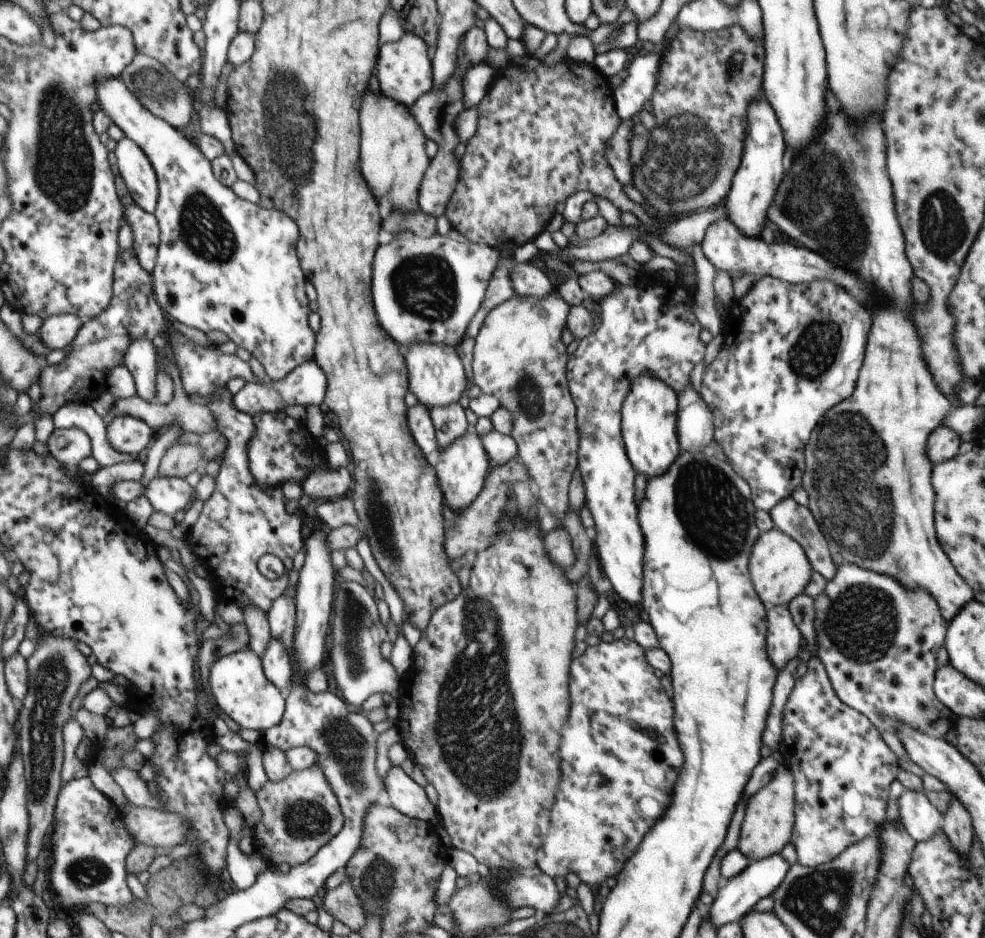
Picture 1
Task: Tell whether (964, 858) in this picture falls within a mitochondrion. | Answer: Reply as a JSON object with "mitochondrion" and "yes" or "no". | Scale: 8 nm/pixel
{"mitochondrion":"no"}

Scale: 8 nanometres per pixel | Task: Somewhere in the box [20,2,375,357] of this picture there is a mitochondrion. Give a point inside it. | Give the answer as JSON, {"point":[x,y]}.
{"point":[64,161]}

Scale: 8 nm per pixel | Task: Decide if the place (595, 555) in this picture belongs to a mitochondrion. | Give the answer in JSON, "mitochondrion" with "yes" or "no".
{"mitochondrion":"no"}

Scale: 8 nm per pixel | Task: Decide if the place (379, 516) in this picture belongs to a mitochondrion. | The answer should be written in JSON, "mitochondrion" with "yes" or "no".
{"mitochondrion":"yes"}

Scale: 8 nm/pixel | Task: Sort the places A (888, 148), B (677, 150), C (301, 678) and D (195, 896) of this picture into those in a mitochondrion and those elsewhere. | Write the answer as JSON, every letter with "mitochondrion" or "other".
{"A":"other","B":"mitochondrion","C":"other","D":"other"}

